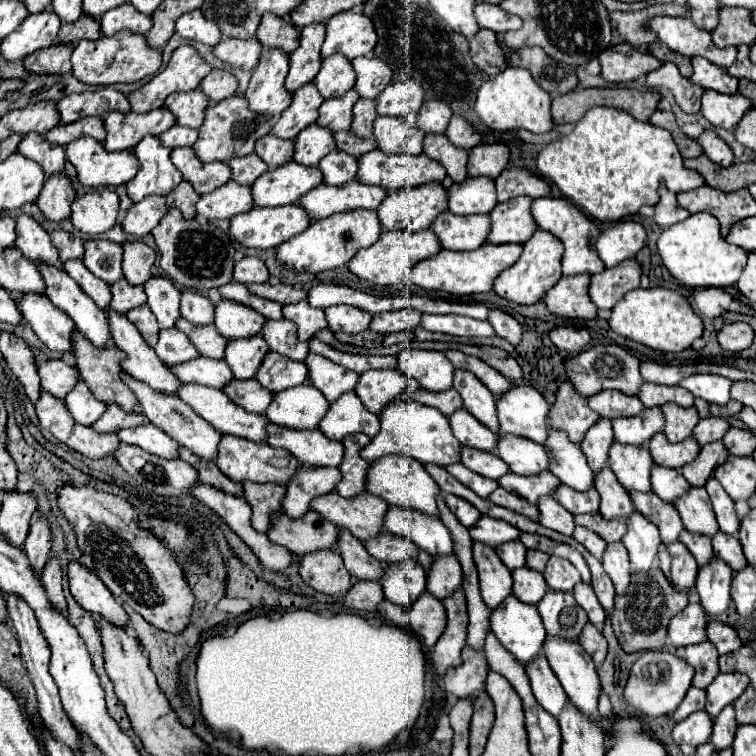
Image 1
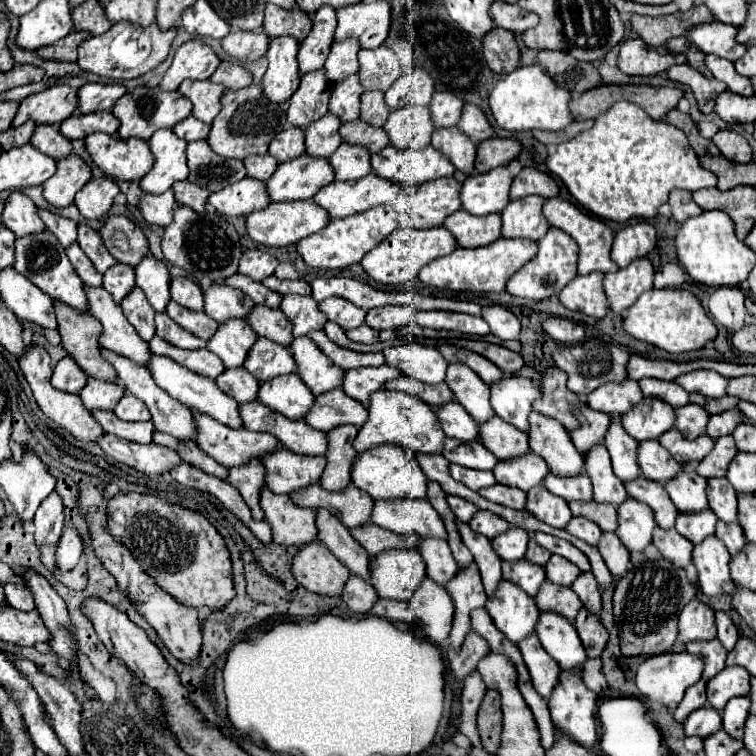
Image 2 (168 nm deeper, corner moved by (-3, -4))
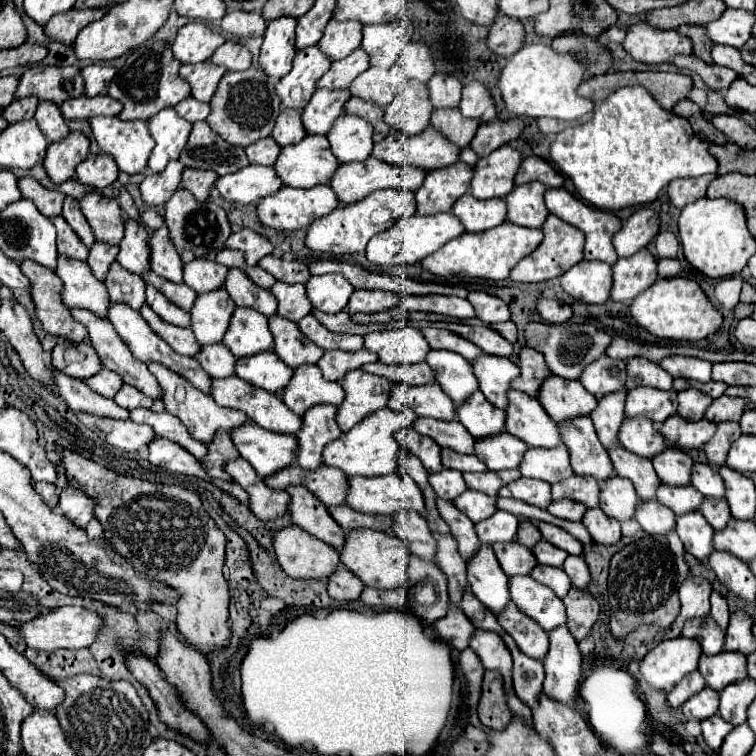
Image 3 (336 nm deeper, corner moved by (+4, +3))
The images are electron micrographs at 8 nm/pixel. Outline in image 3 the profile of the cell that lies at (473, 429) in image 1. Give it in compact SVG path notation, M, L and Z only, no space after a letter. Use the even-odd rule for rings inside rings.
M438 383L432 385L394 385L392 395L388 399L388 405L392 409L412 409L416 415L420 417L434 417L434 419L442 419L442 421L450 421L456 417L456 407L450 401L450 397L446 397L446 393L442 393Z

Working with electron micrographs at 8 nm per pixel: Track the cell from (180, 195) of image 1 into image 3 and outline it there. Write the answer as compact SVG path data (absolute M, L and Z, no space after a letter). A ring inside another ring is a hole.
M184 169L180 187L194 193L196 201L206 201L210 197L210 191L214 187L214 181L218 179L218 173L214 171L202 171L202 169Z

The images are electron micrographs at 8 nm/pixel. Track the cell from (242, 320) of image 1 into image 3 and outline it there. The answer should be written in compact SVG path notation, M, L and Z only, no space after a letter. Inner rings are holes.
M206 257L192 259L184 263L184 283L190 285L196 293L204 293L206 289L220 289L224 287L228 267Z

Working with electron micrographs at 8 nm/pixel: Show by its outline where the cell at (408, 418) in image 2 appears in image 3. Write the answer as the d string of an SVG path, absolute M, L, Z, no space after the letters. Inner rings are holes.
M362 369L348 371L340 385L346 393L346 401L342 401L336 411L336 421L342 431L352 429L354 423L362 421L362 417L370 415L372 411L384 409L392 389L390 381L378 375L370 375Z

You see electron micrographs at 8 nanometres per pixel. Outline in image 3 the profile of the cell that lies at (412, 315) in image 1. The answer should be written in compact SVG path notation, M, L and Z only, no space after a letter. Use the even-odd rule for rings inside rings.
M354 289L346 309L350 313L376 313L376 311L386 311L398 305L402 297L398 293L390 291L378 291L378 289Z

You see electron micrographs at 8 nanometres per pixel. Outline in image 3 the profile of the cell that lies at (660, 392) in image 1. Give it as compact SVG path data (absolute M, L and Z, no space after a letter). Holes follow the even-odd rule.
M630 357L626 361L626 389L634 389L640 385L656 387L656 389L672 389L672 377L658 363L648 361L646 357Z

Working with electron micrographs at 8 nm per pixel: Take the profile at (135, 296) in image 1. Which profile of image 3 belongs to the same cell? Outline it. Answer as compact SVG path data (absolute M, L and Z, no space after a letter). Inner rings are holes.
M102 241L92 243L90 255L88 255L88 265L90 265L90 269L92 269L92 273L98 281L106 279L108 267L110 267L112 261L116 261L116 255L118 255L116 245L108 245L108 243L102 243Z

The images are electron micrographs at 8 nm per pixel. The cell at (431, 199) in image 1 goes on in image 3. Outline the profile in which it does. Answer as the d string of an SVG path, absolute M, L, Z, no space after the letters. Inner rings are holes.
M454 163L450 167L428 171L422 187L416 191L418 215L446 213L452 209L458 197L468 193L474 177L474 165Z

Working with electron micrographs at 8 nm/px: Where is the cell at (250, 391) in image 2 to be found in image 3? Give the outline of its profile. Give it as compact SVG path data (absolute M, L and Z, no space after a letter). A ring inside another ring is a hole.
M224 343L202 345L196 353L196 361L210 377L230 377L234 375L234 361L236 357L226 349Z

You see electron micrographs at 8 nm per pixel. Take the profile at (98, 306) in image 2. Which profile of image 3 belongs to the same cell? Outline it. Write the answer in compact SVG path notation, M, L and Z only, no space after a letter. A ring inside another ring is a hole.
M58 255L54 273L62 279L60 295L68 307L94 309L94 313L102 313L102 317L106 317L106 305L110 297L102 281L92 277L86 261Z

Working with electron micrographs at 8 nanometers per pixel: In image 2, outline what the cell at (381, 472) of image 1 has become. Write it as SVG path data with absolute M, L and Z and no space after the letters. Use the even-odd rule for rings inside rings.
M377 446L369 452L357 456L357 466L351 472L353 484L367 492L375 500L397 500L397 498L425 498L427 496L427 476L421 472L417 460L407 460L403 448L397 446Z

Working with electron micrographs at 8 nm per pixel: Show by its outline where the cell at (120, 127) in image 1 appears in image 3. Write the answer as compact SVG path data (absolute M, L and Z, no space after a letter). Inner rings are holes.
M152 37L146 43L142 43L138 49L132 49L126 55L124 67L116 73L114 81L108 85L108 95L124 105L118 117L124 121L130 119L148 121L164 107L174 107L178 101L190 97L190 85L178 75L178 69L180 63L178 59L174 59L170 43L164 39Z

